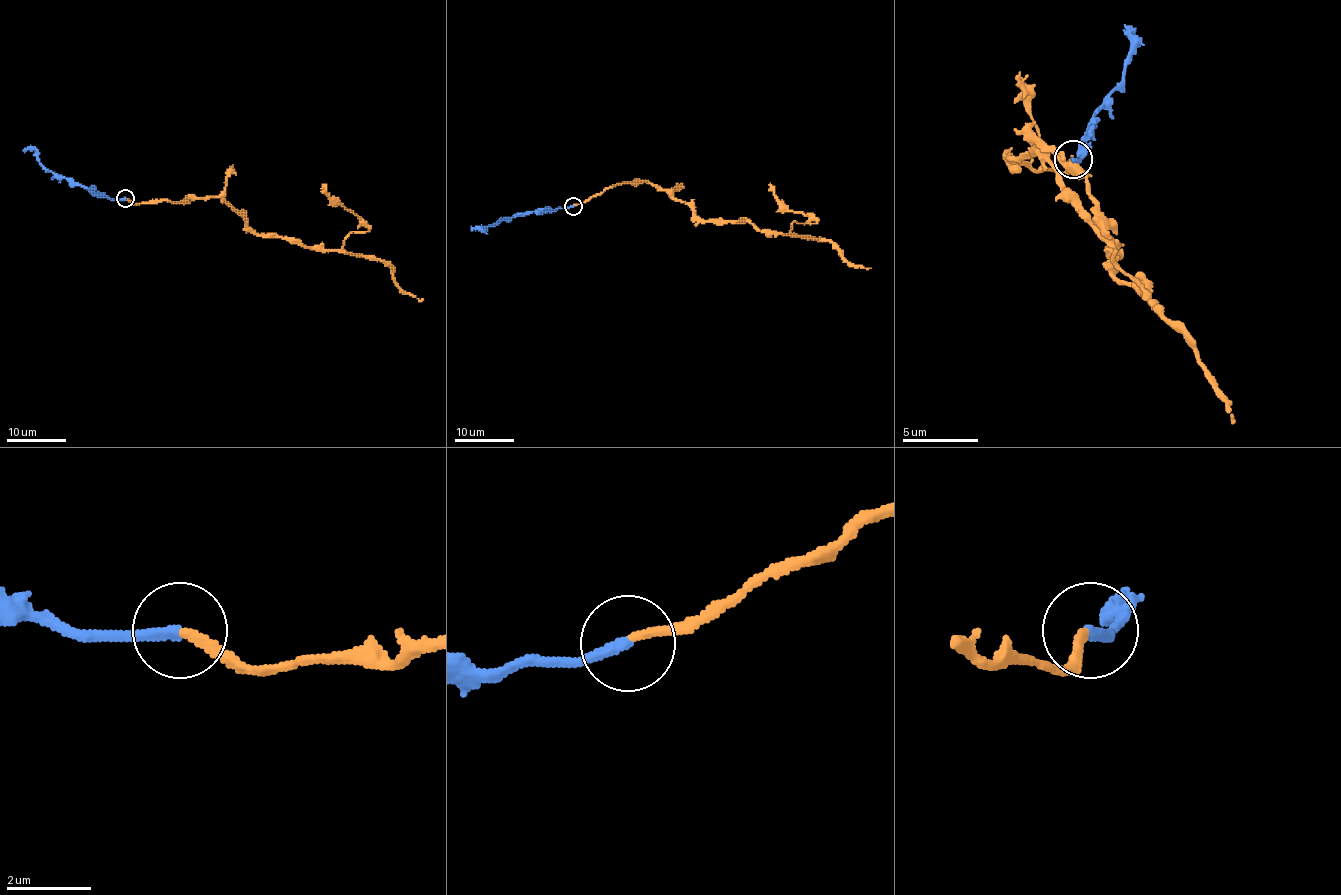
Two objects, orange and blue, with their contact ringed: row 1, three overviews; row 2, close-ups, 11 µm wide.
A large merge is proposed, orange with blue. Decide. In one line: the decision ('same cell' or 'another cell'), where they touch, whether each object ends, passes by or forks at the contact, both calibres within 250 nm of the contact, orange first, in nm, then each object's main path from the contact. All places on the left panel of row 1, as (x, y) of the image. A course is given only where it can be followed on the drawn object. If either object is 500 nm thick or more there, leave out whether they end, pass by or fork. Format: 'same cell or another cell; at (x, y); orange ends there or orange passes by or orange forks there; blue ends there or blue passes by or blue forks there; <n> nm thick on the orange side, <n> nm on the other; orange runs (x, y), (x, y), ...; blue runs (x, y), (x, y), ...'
same cell; at (125, 198); orange ends there; blue ends there; 200 nm thick on the orange side, 240 nm on the other; orange runs (125, 199), (222, 197), (258, 234), (340, 249), (353, 231), (368, 228), (322, 187); blue runs (125, 199), (97, 197), (79, 185), (72, 185), (65, 178), (56, 176), (33, 150), (23, 151)

